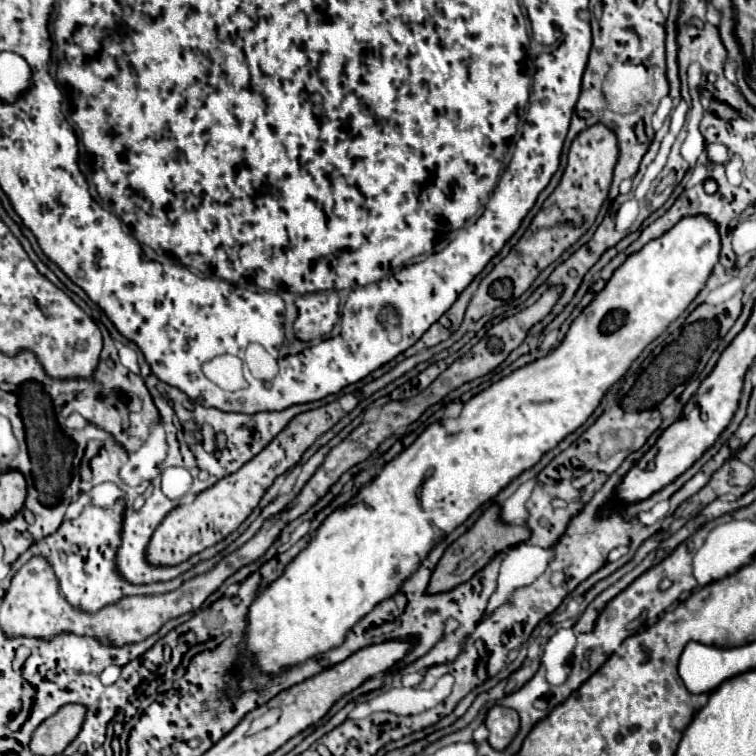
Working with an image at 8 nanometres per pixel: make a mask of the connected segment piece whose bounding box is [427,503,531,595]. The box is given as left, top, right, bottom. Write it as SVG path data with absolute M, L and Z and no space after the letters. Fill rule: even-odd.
M491 505L477 521L475 525L463 533L455 543L451 543L447 547L447 551L443 553L441 561L437 563L435 571L433 571L433 577L429 581L429 587L427 587L427 593L429 595L437 595L437 593L447 593L451 589L455 589L457 585L469 581L477 571L481 571L499 551L505 551L507 547L515 547L523 541L529 539L529 529L525 525L521 527L515 527L515 525L505 525L501 519L499 519L499 505Z

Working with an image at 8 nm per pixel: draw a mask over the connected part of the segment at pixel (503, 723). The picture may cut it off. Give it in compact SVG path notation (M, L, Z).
M495 705L487 711L485 727L489 729L487 741L491 743L491 747L505 749L511 743L511 739L515 737L515 733L519 731L519 715L509 707Z

